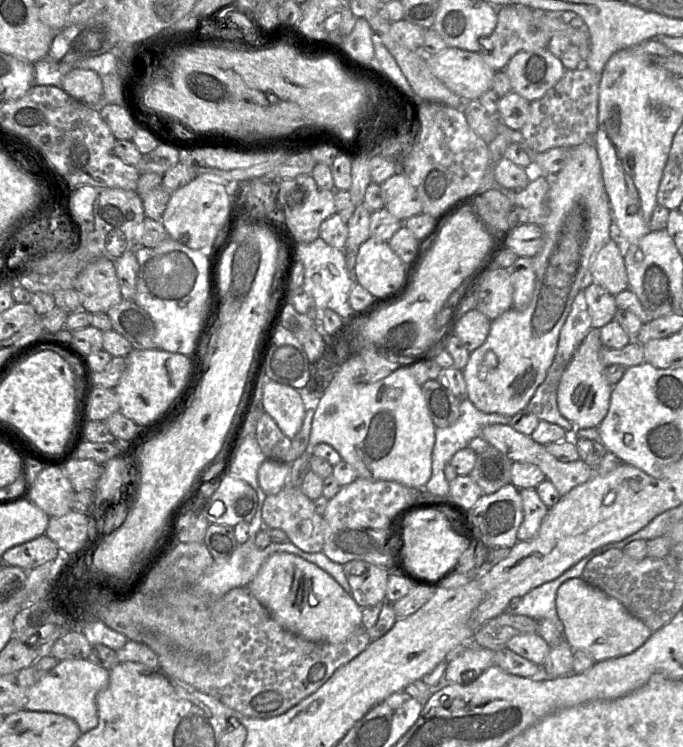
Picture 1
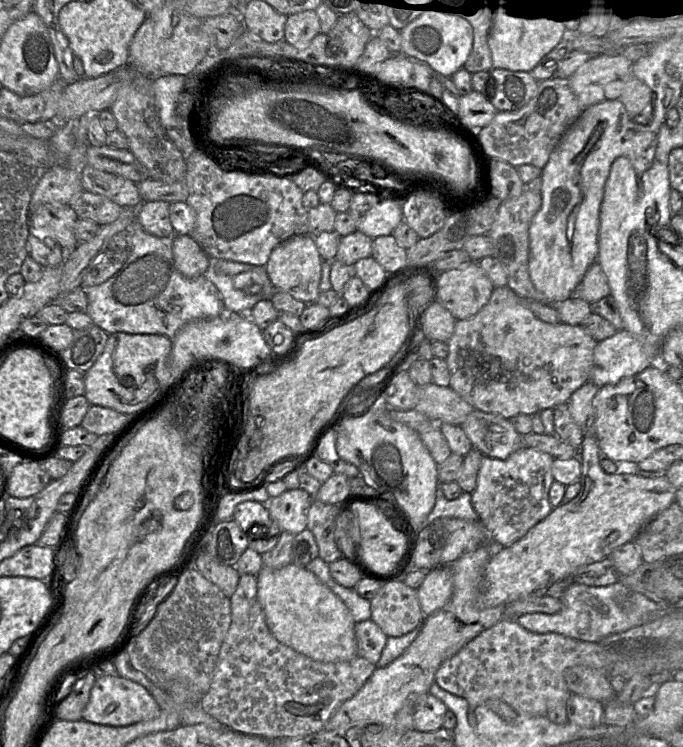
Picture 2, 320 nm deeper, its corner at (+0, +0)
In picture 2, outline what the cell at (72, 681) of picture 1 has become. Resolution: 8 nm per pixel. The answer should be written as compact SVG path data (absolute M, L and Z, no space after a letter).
M120 675L97 677L82 719L108 726L128 726L159 717L161 708L151 693L141 684Z

